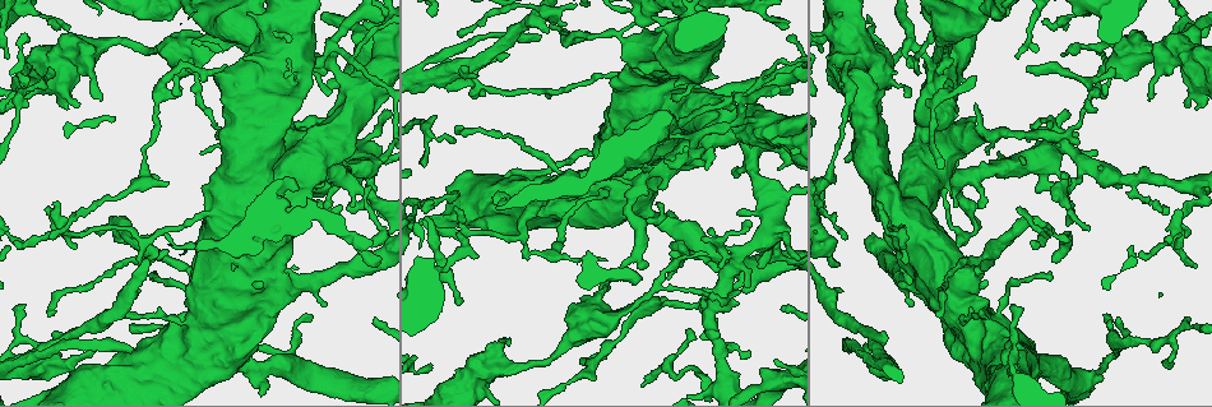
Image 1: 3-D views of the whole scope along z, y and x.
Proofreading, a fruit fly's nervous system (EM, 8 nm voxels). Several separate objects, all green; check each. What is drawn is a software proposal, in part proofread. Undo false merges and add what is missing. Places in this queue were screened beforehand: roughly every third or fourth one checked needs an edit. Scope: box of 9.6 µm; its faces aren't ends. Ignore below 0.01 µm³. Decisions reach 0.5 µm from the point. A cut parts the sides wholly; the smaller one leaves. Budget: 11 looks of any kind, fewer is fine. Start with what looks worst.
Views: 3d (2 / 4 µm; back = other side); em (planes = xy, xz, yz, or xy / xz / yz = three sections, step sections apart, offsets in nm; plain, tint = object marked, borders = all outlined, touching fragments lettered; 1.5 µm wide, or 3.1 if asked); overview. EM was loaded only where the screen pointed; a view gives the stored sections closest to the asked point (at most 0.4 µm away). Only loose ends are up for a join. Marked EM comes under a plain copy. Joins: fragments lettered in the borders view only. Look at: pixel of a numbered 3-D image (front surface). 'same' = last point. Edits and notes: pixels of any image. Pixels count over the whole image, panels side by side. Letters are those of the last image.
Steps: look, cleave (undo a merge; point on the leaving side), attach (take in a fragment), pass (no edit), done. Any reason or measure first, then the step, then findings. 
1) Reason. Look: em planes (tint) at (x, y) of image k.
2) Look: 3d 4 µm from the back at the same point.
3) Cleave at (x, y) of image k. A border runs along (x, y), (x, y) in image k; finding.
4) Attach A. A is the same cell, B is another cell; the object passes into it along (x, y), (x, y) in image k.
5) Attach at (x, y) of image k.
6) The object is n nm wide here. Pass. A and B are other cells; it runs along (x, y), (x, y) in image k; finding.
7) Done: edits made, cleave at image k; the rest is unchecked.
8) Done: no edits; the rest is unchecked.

Looks like a crossing. Look: 3d 4 µm at (39, 364) of image 1.

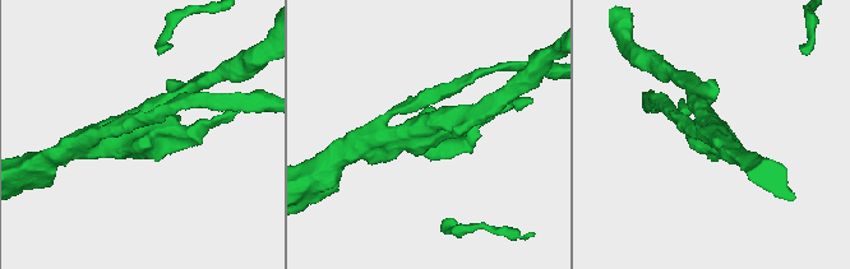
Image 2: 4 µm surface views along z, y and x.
Need the tissue. Look: em planes (borders) at (432, 132) of image 2.

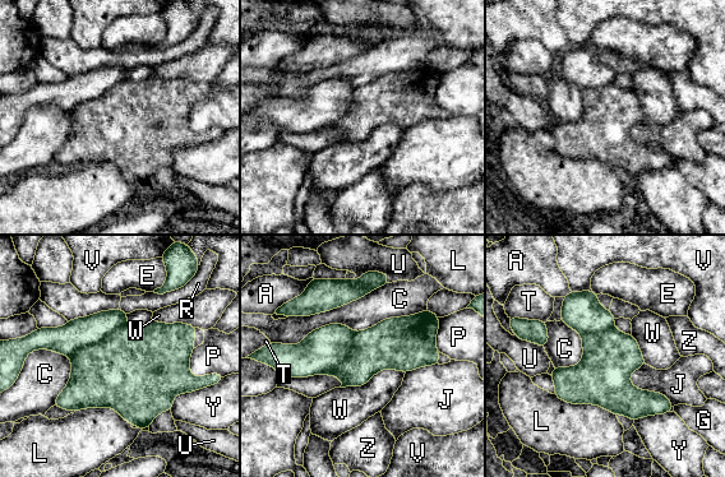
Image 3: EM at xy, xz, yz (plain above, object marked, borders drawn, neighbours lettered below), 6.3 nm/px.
The longest contact is with C, 950 nm. Cleave at (123, 371) of image 3. A, C, E, G, J, L, P, R, T, U, V, W, Y and Z are other cells; a border runs along (125, 323), (70, 356) in image 3; a second cell is stuck on.

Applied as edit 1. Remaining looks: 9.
Look: 3d 2 µm at (1058, 25) of image 1.

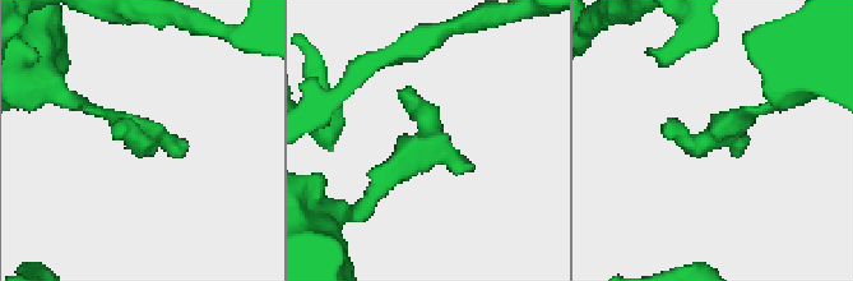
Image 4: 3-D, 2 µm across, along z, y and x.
Now the EM. Look: em planes (borders) at (140, 138) of image 4.

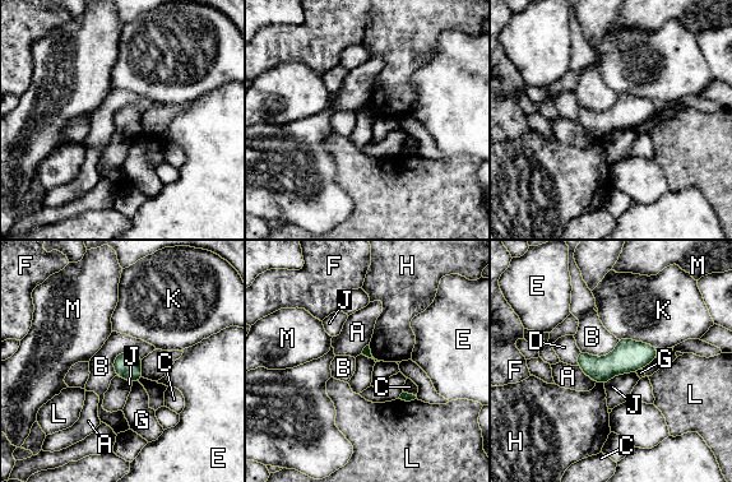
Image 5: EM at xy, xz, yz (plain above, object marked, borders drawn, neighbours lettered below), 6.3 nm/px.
Pass. A, B, C, D, E, F, G, H, J, K, L and M are other cells; a border runs along (619, 339), (598, 357), (579, 348) in image 5; all the same cell.

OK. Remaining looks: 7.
Look: 3d 4 µm at (717, 110) of image 1.

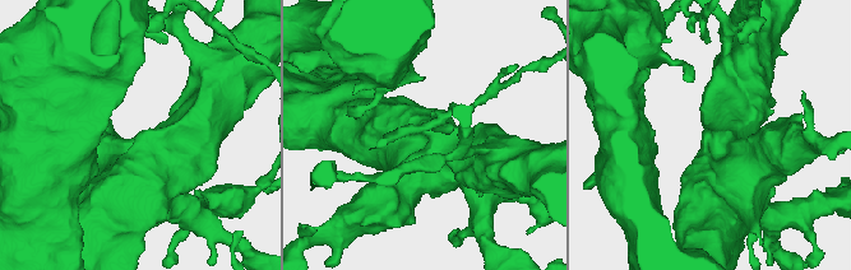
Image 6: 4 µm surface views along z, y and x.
Now the EM. Look: em xy step 4 (tint) at (707, 129) of image 6.

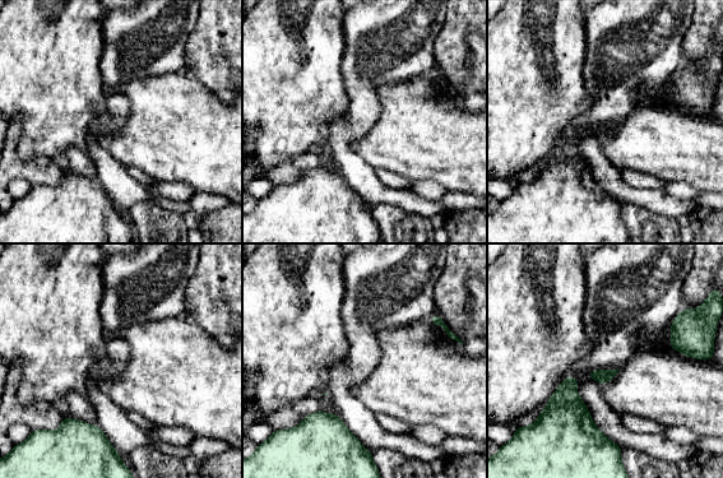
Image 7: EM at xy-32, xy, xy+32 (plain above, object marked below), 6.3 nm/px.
Cut it another way. Look: em planes (borders) at the same point.

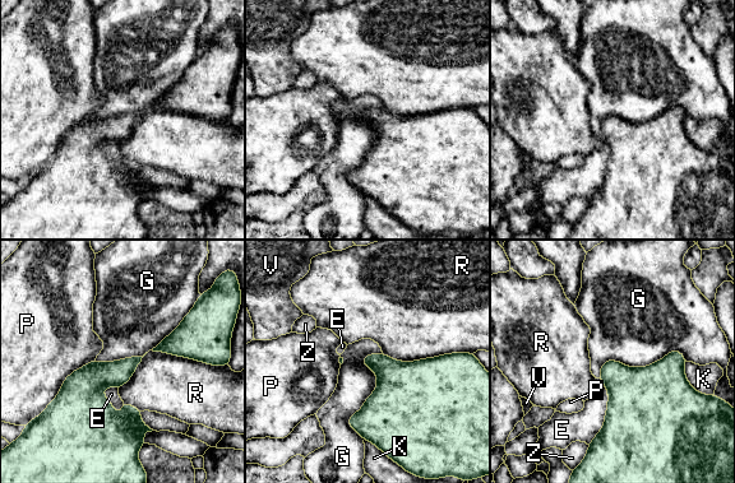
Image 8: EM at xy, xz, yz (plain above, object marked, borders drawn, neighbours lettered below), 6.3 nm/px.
Pass. E, G, K, P, R, V and Z are other cells; no lettered fragment goes on from it.

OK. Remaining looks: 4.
Thin end. Look: em planes (borders) at (878, 201) of image 1.

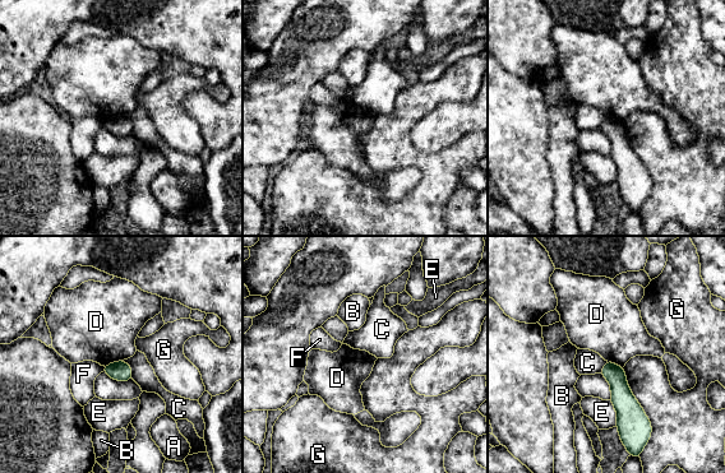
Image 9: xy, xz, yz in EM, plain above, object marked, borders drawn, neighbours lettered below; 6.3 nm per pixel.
Pass. A, B, C, D, E, F and G are other cells; none of them fits.

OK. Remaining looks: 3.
Sudden change in width. Look: em yz step 8 (tint) at (1134, 178) of image 1.

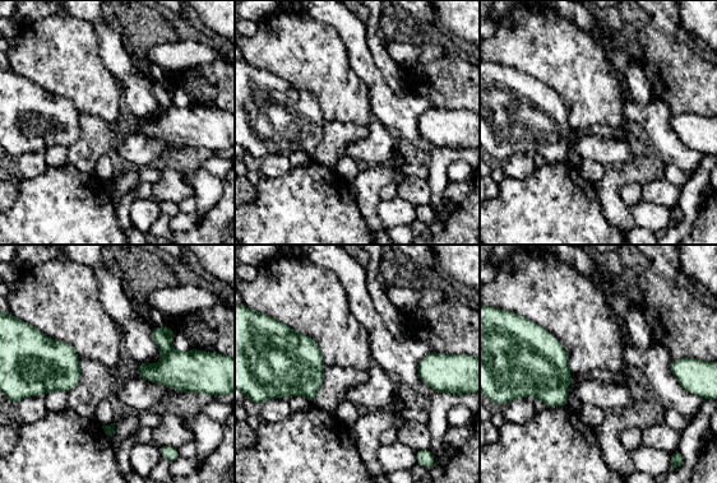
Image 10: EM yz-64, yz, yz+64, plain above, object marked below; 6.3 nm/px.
Look: em planes (borders) at the same point.

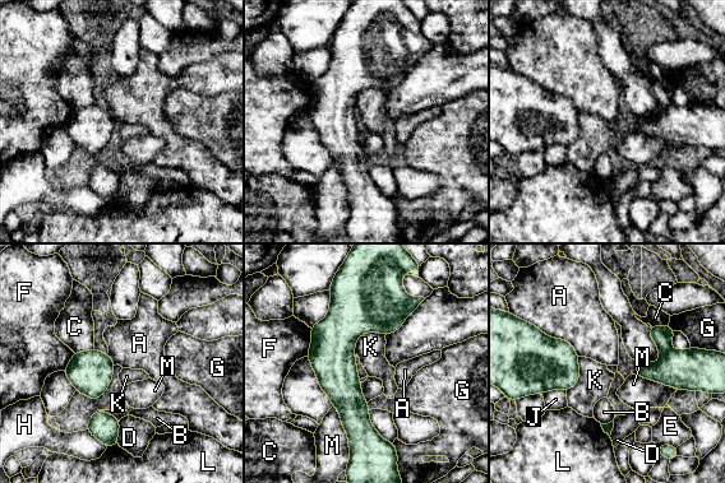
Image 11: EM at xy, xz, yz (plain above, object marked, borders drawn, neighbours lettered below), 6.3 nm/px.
The object is 260 nm wide here. Pass. A, B, C, D, E, F, G, H, J, K, L and M are other cells; all the same cell.

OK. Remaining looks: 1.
Done: edits made, cleave at image 3; the rest is unchecked.

